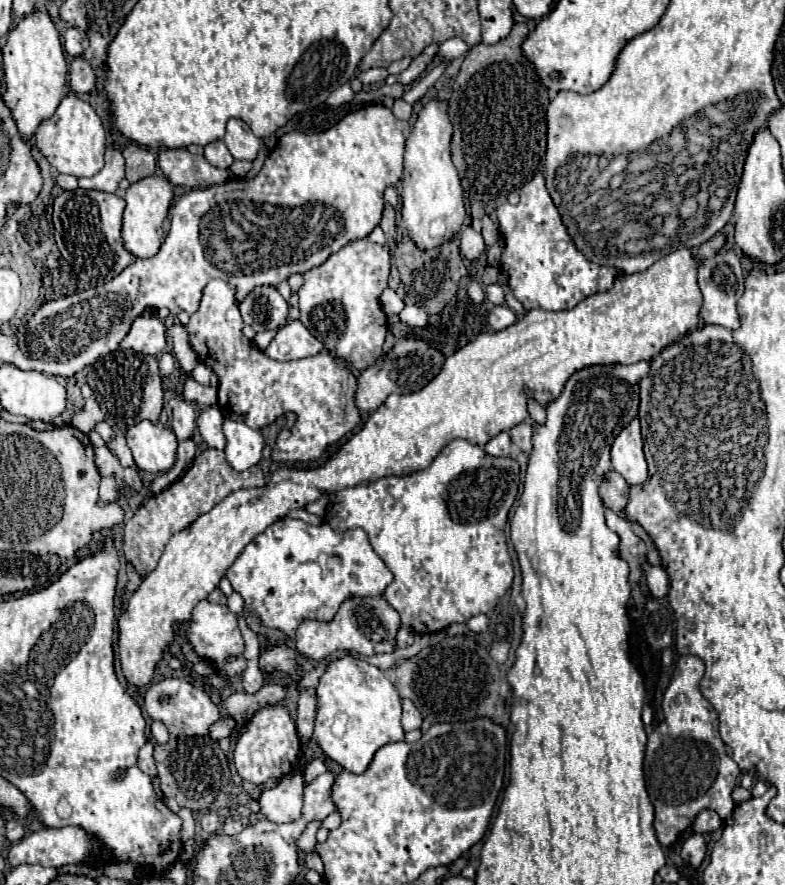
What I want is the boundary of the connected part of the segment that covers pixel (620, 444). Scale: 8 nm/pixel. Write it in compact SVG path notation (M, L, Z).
M633 419L627 429L619 433L611 447L611 465L629 485L641 485L647 481L647 463L643 455L643 439L639 431L639 419Z

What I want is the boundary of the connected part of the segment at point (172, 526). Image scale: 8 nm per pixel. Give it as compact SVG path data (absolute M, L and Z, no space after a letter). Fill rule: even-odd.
M205 449L203 453L199 453L195 457L191 469L187 469L187 473L179 481L169 485L159 495L153 495L125 523L123 551L125 551L127 561L131 561L133 567L139 571L139 575L145 577L147 573L151 573L157 567L157 561L159 561L161 553L165 551L165 545L173 533L191 525L201 513L207 513L221 499L225 499L231 491L249 489L249 487L263 487L263 485L265 485L263 471L257 465L247 469L245 473L239 473L239 471L233 471L233 467L229 467L223 451Z

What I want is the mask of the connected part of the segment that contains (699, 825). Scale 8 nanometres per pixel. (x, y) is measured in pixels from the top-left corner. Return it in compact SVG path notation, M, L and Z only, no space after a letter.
M705 809L705 811L701 811L701 813L697 815L697 819L693 821L693 829L695 829L697 833L711 833L711 831L719 829L721 823L723 823L721 817L719 817L713 809Z

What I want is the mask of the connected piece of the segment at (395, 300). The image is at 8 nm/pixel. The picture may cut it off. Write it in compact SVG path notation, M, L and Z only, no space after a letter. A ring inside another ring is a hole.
M387 287L387 289L383 291L383 295L381 295L381 305L383 305L383 311L385 311L387 315L401 313L401 309L405 307L403 299L401 299L391 287Z

